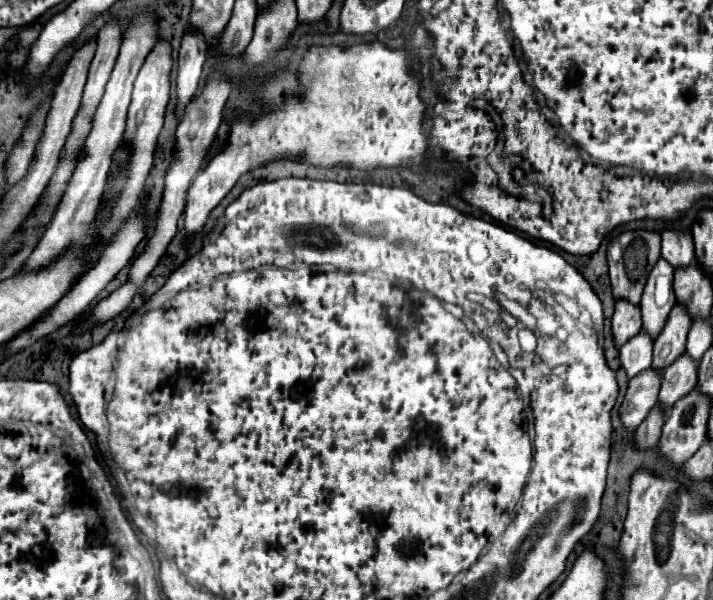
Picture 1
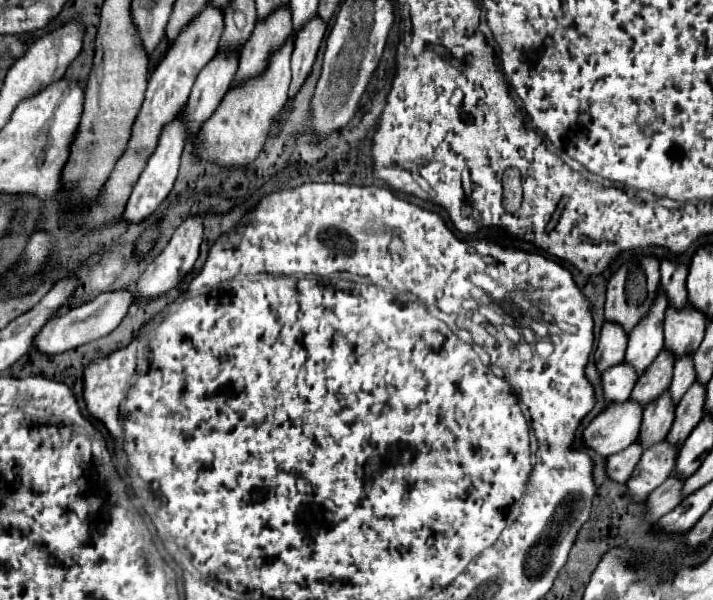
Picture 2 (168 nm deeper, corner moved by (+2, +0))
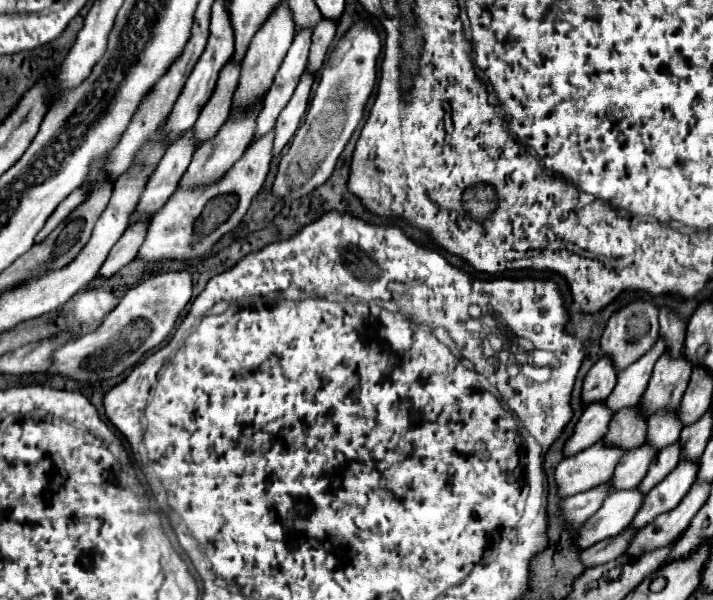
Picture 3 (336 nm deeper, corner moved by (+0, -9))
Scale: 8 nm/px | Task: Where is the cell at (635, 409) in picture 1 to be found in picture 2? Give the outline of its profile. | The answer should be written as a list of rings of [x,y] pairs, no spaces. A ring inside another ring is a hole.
[[[632,400],[612,404],[600,412],[582,432],[582,444],[602,458],[622,452],[636,442],[644,408]]]

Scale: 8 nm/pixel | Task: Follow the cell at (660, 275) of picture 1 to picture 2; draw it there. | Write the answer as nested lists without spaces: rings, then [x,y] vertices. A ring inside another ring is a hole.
[[[660,290],[656,304],[652,306],[648,318],[644,318],[628,336],[628,348],[624,362],[630,364],[636,372],[636,376],[642,376],[646,368],[656,360],[656,356],[662,352],[662,324],[664,324],[664,312],[668,308],[666,296]]]

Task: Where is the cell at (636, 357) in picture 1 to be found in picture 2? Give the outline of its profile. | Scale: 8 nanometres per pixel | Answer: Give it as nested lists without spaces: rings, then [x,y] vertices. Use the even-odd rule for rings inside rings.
[[[620,362],[608,368],[602,376],[602,390],[604,390],[604,406],[624,402],[636,384],[634,368]]]

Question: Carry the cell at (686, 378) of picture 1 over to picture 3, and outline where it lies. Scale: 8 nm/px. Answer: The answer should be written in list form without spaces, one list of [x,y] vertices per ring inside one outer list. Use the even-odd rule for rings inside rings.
[[[644,441],[640,447],[636,449],[630,449],[624,453],[622,461],[618,463],[610,483],[612,487],[618,491],[618,489],[632,489],[632,487],[638,487],[640,481],[644,479],[644,475],[648,473],[650,469],[650,463],[652,459],[656,457],[656,451],[658,449],[652,449],[652,445],[648,445],[648,441]]]

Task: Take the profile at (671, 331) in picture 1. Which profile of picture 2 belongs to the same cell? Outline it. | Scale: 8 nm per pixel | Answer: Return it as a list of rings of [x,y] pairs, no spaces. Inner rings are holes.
[[[666,350],[660,352],[660,356],[654,360],[654,364],[646,370],[646,374],[640,376],[640,380],[632,388],[630,400],[636,400],[638,404],[646,406],[652,400],[656,400],[662,392],[666,392],[666,388],[670,386],[672,366],[674,366],[674,360],[672,360],[670,352],[666,352]]]

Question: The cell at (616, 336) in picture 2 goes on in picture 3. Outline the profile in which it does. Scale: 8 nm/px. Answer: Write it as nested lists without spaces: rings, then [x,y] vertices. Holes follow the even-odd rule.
[[[602,355],[584,379],[582,401],[586,405],[592,401],[602,401],[612,393],[614,385],[616,385],[616,369],[612,365],[612,357]]]

